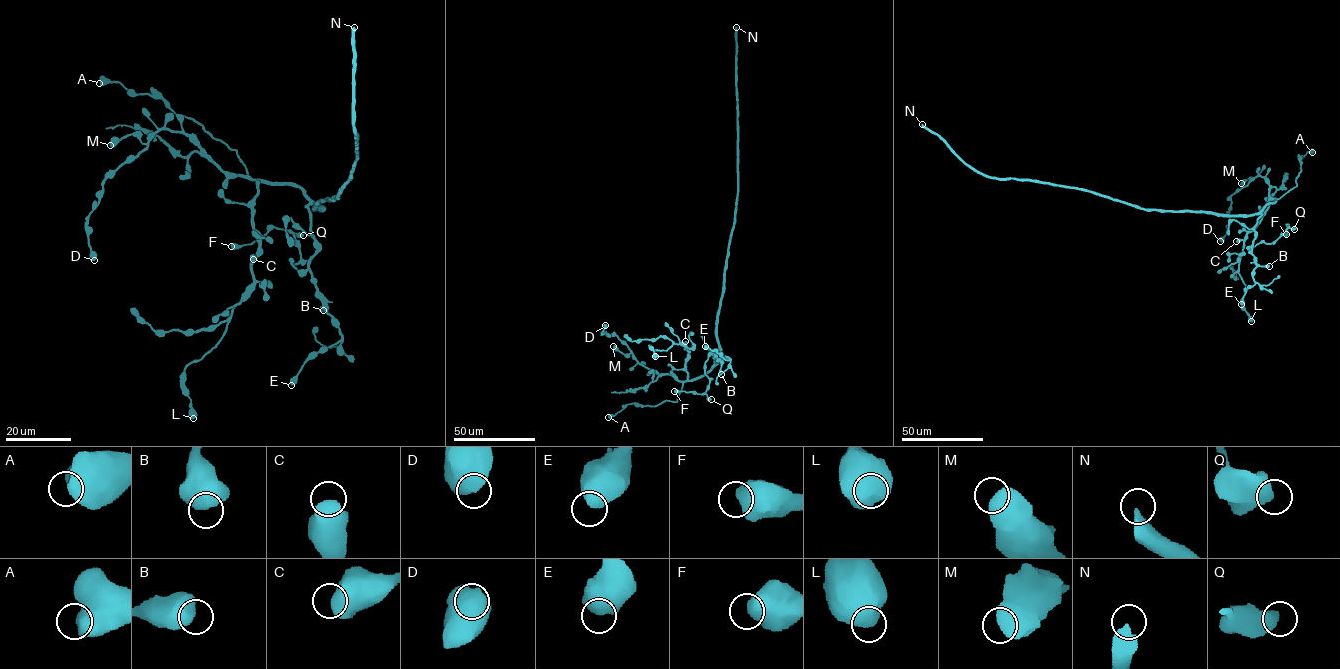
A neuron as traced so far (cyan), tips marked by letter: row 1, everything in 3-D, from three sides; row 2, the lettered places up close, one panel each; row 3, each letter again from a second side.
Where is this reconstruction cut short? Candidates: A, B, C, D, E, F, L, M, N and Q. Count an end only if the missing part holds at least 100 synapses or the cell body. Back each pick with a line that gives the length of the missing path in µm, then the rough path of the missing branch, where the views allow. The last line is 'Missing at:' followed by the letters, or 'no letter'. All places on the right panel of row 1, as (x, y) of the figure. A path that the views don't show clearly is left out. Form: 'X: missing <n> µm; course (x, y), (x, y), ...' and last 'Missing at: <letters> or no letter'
N: missing 400 µm
Missing at: N

